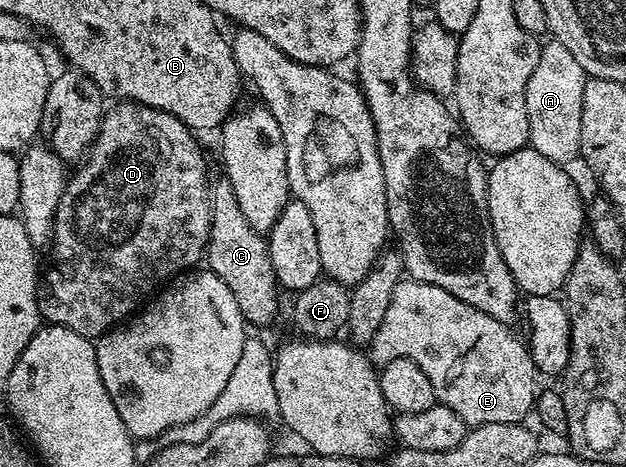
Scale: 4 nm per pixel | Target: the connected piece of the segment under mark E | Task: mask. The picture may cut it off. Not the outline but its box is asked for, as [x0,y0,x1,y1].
[368,280,536,428]

